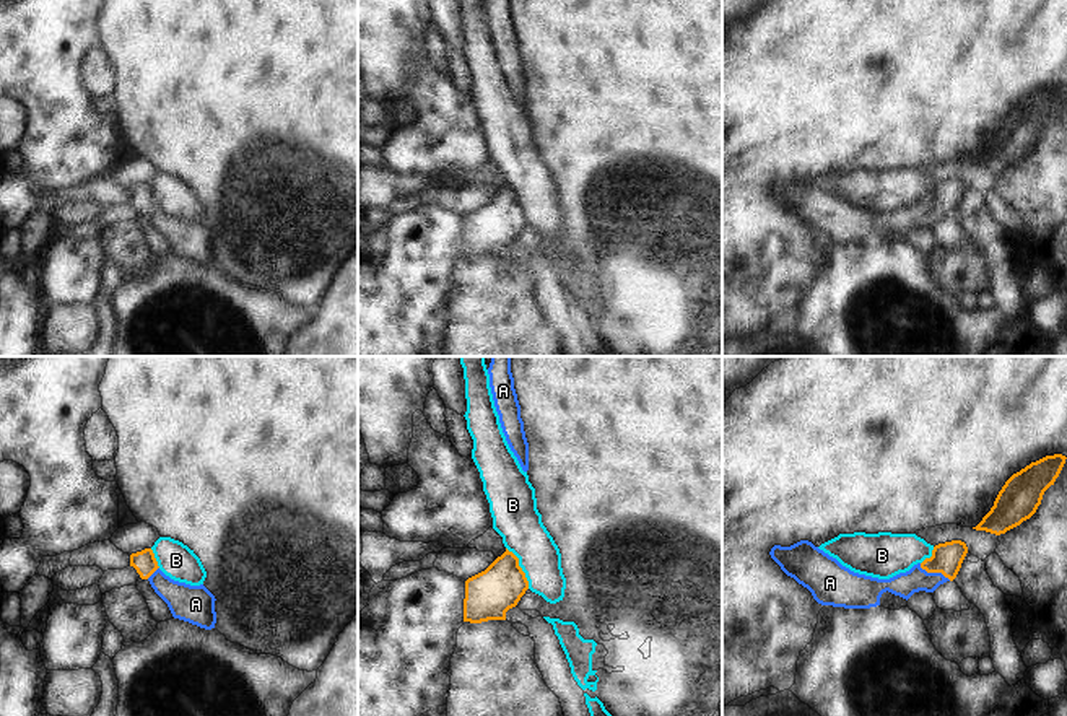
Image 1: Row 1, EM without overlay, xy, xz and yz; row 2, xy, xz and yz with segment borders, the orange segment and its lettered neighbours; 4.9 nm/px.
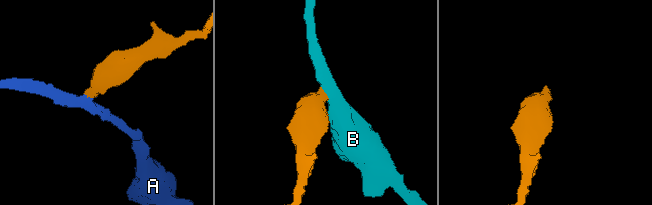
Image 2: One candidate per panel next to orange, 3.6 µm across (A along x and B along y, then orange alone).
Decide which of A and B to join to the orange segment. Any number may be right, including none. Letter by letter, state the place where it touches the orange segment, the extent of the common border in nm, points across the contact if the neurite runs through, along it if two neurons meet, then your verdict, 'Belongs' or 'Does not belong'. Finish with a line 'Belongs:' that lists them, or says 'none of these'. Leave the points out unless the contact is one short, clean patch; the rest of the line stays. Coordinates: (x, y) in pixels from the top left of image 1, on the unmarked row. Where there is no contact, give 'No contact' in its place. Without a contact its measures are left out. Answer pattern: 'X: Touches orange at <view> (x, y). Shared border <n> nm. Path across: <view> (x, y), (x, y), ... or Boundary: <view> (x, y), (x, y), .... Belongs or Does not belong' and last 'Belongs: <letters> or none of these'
A: Touches orange at yz (934, 207). Shared border 180 nm. Path across: yz (947, 194), (934, 207), (905, 220). Belongs
B: Touches orange at xz (521, 204). Shared border 240 nm. Boundary: xz (506, 183), (518, 194), (529, 223). Does not belong
Belongs: A

